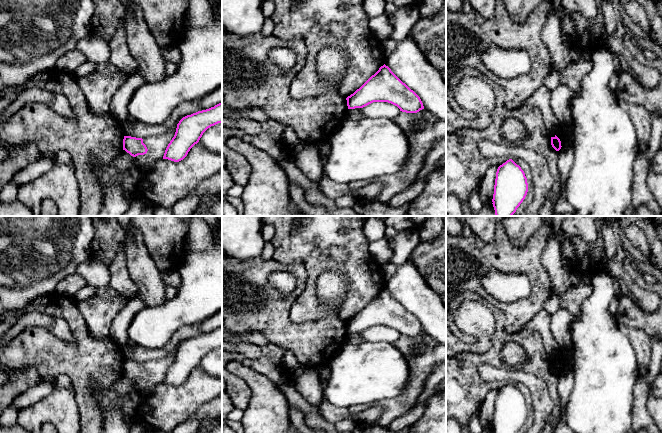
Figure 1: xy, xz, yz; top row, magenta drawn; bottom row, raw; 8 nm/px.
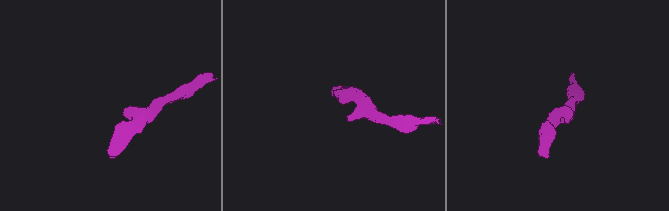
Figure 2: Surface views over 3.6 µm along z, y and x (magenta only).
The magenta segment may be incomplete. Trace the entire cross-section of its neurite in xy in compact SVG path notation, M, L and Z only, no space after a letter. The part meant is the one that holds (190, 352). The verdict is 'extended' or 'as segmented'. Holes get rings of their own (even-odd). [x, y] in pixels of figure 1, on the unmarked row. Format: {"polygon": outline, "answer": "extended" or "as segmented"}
{"polygon": "M222 326L183 341L177 348L175 359L168 368L163 383L174 386L183 384L190 373L199 366L203 357L218 347L222 347Z", "answer": "as segmented"}

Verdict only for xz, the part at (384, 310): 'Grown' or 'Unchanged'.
Unchanged

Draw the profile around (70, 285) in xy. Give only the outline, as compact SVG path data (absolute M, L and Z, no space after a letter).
M74 273L61 280L57 285L57 292L73 297L80 289L87 285L85 279Z

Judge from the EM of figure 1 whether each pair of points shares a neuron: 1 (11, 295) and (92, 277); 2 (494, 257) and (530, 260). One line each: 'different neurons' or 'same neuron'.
1: different neurons
2: same neuron

